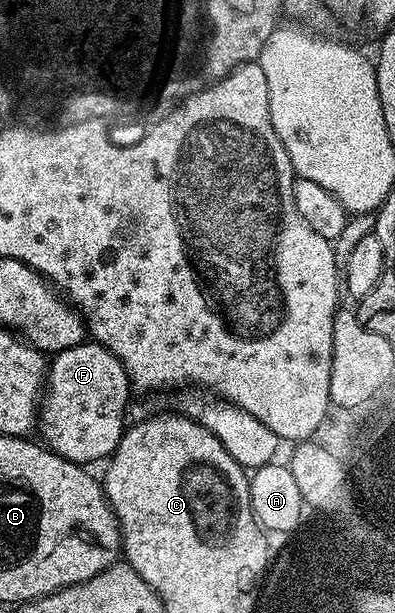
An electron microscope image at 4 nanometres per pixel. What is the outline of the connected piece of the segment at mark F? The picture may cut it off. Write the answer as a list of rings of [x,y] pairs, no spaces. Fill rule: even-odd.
[[[85,341],[74,345],[65,351],[57,351],[51,356],[46,380],[46,399],[49,411],[41,410],[38,415],[44,427],[47,446],[63,459],[81,465],[93,465],[101,459],[107,460],[120,444],[120,439],[126,430],[124,423],[124,410],[128,407],[128,391],[130,384],[128,374],[118,357],[110,353],[101,343]]]

